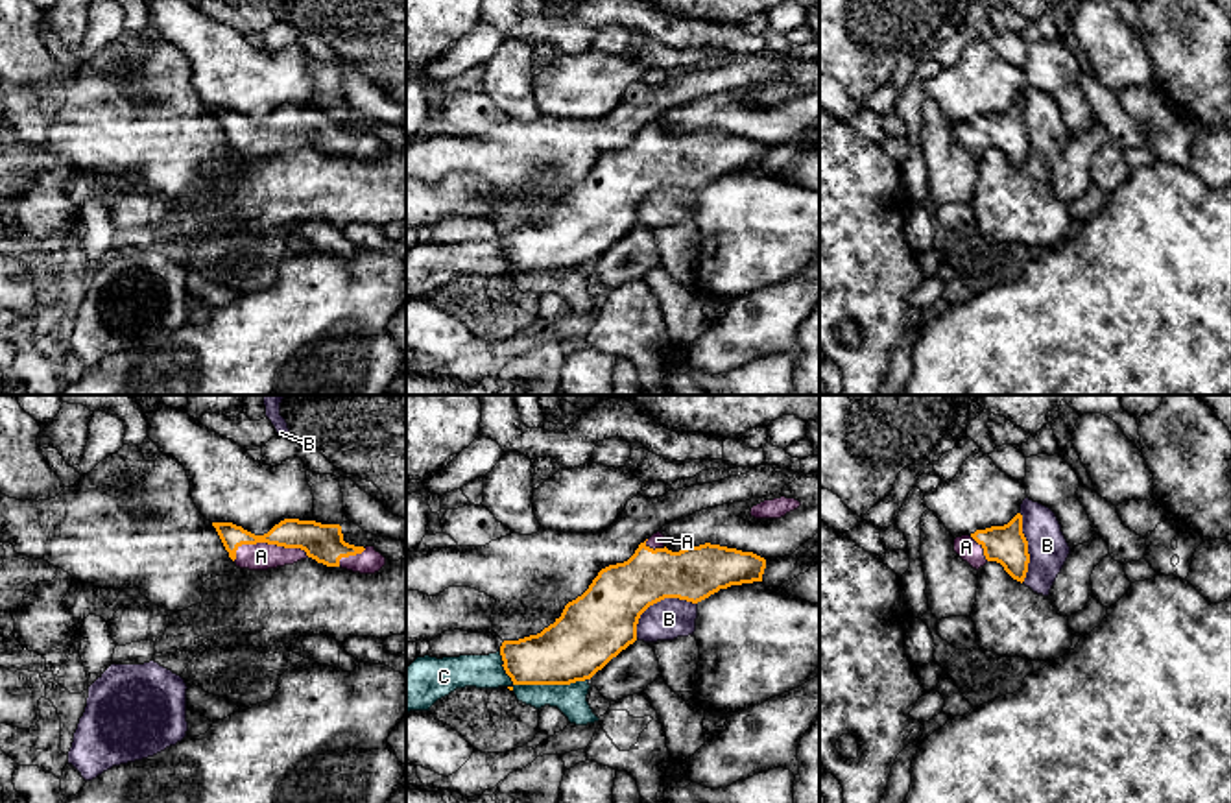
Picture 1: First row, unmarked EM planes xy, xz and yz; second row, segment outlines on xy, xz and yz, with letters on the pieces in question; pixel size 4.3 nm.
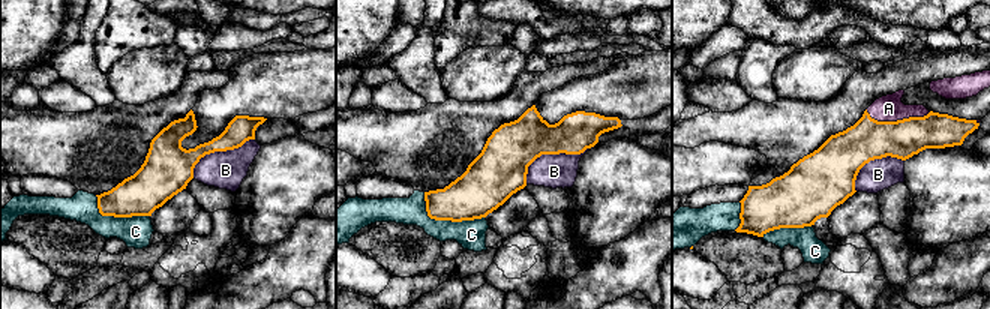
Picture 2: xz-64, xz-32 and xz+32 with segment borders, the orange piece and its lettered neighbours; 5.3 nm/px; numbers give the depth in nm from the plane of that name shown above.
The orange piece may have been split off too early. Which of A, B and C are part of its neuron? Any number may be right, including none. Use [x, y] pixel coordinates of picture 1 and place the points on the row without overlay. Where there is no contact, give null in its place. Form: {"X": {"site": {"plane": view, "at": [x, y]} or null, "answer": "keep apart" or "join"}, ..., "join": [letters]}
{"A": {"site": {"plane": "xy", "at": [268, 130]}, "answer": "join"}, "B": {"site": {"plane": "xz", "at": [657, 187]}, "answer": "keep apart"}, "C": {"site": {"plane": "xz", "at": [536, 270]}, "answer": "keep apart"}, "join": ["A"]}

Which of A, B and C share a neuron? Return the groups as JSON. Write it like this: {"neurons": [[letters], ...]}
{"neurons": [["A"], ["B"], ["C"]]}

